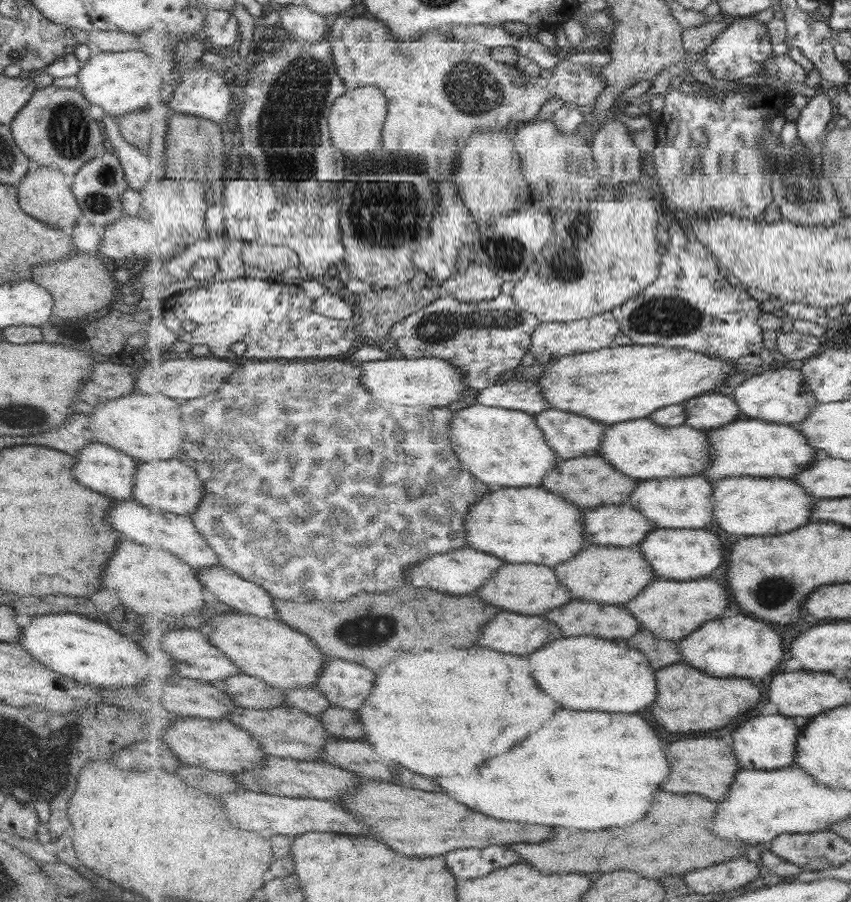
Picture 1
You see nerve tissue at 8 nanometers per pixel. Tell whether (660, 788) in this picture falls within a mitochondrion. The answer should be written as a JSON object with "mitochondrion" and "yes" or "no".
{"mitochondrion":"no"}

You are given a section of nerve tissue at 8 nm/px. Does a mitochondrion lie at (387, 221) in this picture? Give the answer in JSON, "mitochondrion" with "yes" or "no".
{"mitochondrion":"yes"}

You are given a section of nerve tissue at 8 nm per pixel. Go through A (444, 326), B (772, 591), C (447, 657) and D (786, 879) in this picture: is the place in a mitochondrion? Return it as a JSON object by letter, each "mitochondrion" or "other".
{"A":"mitochondrion","B":"mitochondrion","C":"other","D":"other"}

